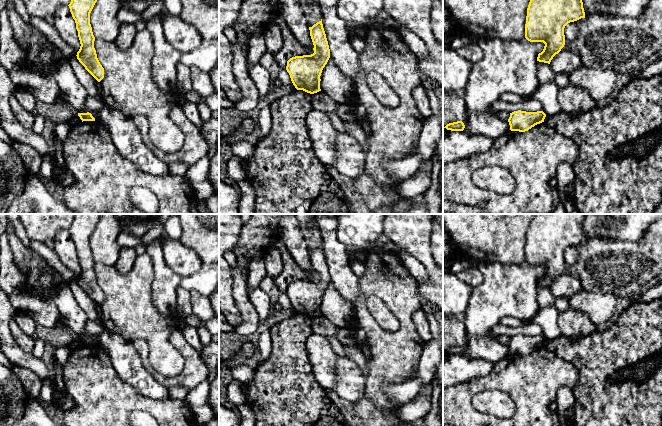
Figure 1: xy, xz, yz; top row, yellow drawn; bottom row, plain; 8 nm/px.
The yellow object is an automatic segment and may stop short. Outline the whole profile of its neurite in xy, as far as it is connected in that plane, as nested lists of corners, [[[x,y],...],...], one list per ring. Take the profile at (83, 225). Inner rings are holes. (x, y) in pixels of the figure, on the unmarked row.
[[[75,214],[68,229],[75,244],[81,268],[76,279],[77,283],[98,306],[104,302],[104,292],[100,288],[94,272],[95,261],[90,248],[90,237],[100,218],[101,214]]]

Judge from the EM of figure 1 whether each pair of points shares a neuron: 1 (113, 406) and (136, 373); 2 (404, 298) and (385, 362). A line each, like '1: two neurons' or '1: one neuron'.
1: two neurons
2: one neuron

